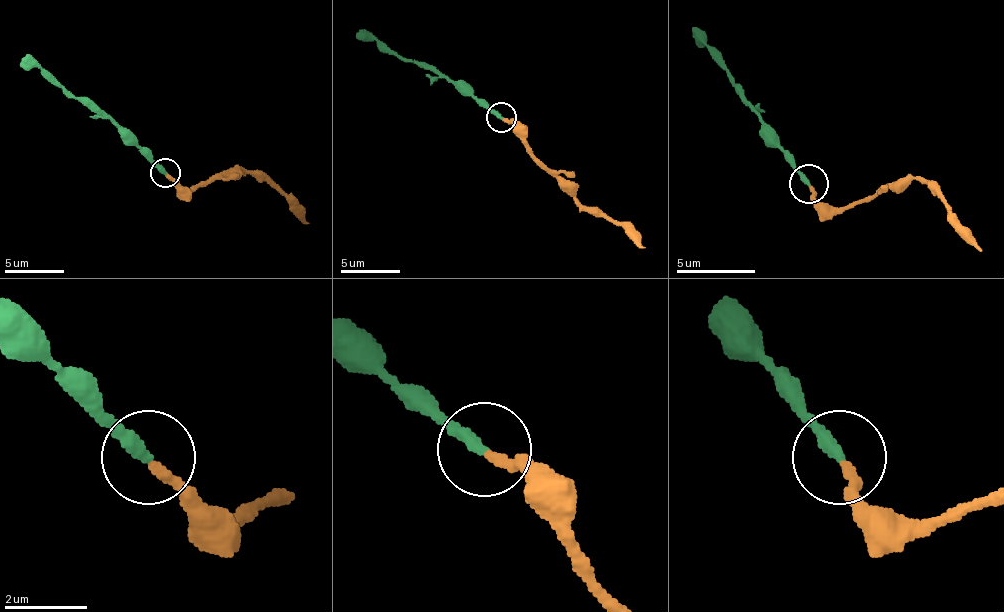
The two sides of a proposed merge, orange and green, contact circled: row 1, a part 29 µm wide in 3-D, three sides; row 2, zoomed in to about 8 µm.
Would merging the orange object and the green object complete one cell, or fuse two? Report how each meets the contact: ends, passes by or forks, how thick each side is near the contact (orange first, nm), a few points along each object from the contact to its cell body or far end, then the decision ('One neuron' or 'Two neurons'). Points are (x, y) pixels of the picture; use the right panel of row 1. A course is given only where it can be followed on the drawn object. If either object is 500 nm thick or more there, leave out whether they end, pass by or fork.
At the ring orange ends. At the ring green ends. Thickness 240 nm (orange) against 320 nm. Course of orange: (807, 185), (823, 204), (854, 208), (885, 188), (925, 181), (980, 251). Course of green: (807, 185), (780, 138), (752, 110), (697, 32). One neuron

